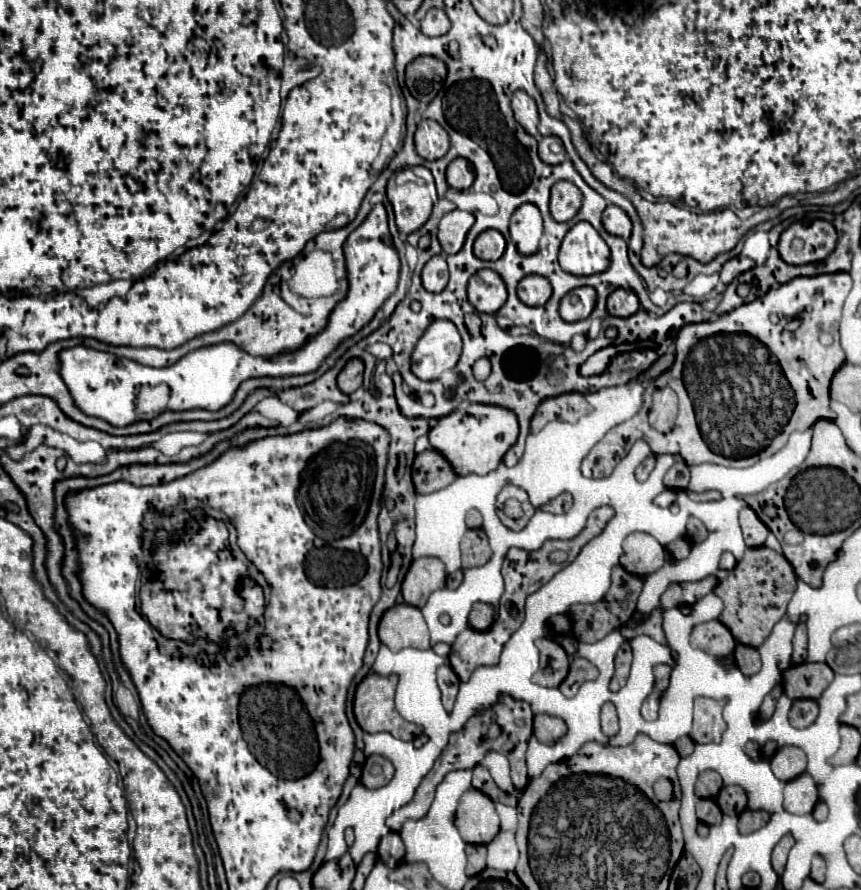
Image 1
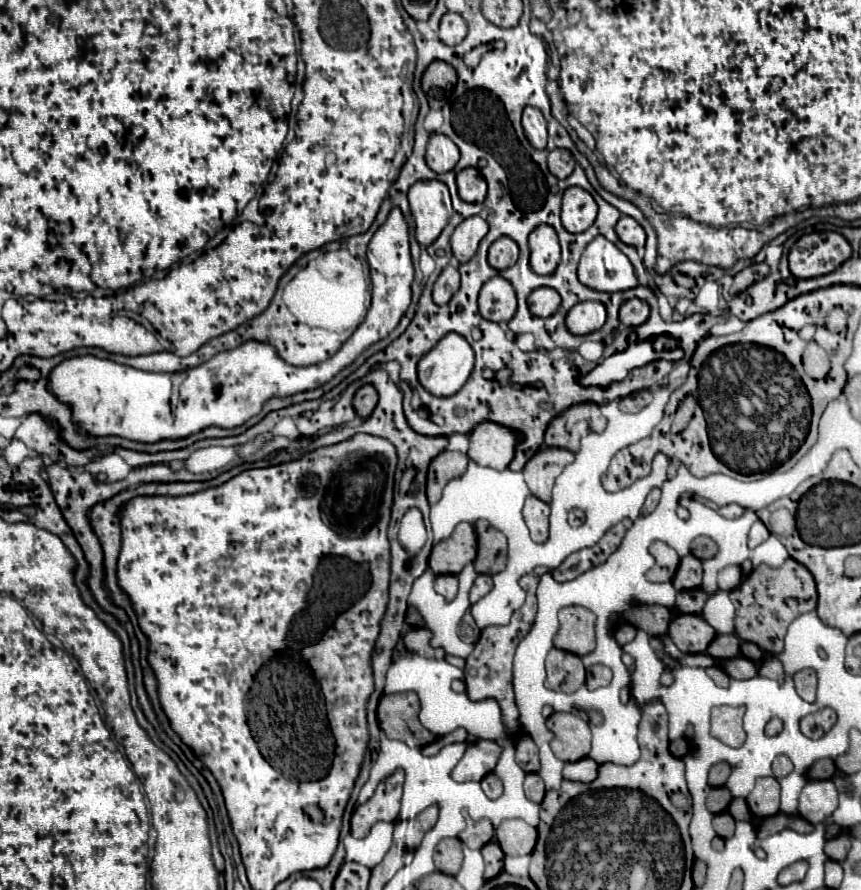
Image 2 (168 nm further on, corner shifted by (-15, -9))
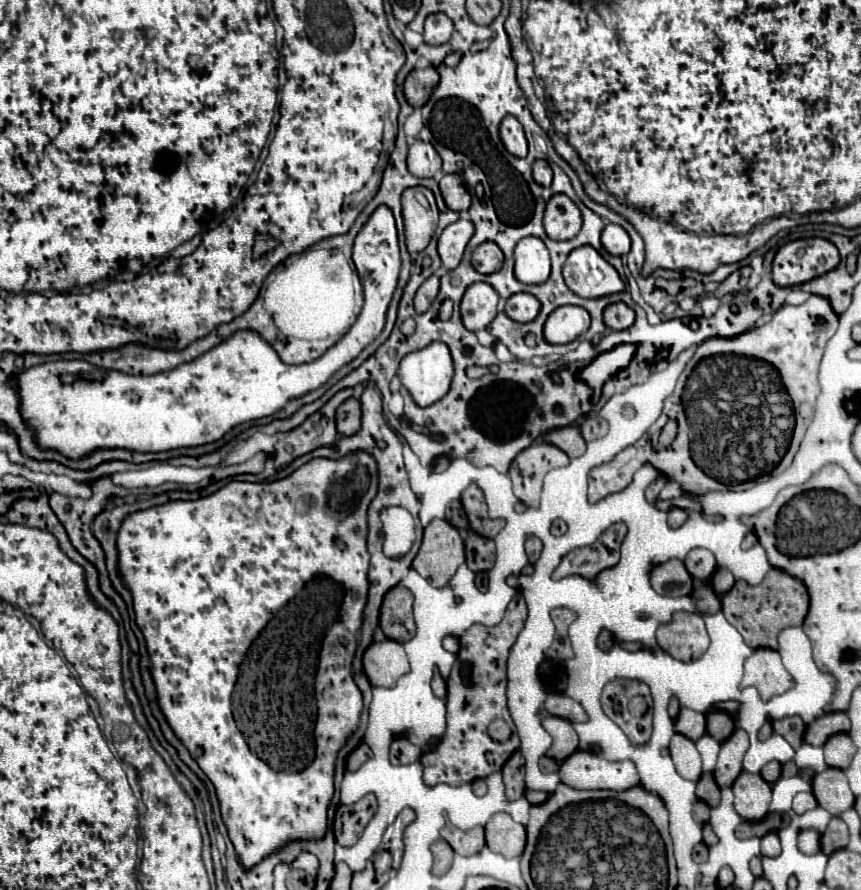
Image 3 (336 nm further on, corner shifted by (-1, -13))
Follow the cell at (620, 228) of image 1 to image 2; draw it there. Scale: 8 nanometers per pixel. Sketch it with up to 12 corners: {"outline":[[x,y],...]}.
{"outline":[[621,215],[617,235],[639,251],[645,247],[645,231],[633,217]]}

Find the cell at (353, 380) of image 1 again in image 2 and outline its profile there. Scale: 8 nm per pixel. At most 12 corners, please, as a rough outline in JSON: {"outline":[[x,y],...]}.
{"outline":[[363,385],[353,397],[359,417],[369,417],[377,405],[373,385]]}

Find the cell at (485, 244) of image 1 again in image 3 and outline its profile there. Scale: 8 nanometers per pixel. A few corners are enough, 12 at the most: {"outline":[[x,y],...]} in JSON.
{"outline":[[487,241],[473,251],[479,273],[495,273],[503,265],[503,251]]}

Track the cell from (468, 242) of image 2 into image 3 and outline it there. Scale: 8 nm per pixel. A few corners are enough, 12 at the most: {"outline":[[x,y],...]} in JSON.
{"outline":[[471,221],[447,225],[439,237],[439,255],[447,271],[461,263],[473,237]]}

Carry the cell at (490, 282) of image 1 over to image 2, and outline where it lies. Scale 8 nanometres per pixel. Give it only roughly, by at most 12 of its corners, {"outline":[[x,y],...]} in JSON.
{"outline":[[503,277],[479,293],[479,313],[495,323],[511,321],[517,299]]}

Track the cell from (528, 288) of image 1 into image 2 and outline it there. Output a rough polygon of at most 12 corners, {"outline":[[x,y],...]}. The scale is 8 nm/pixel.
{"outline":[[539,287],[527,303],[533,315],[551,317],[561,307],[561,295]]}

